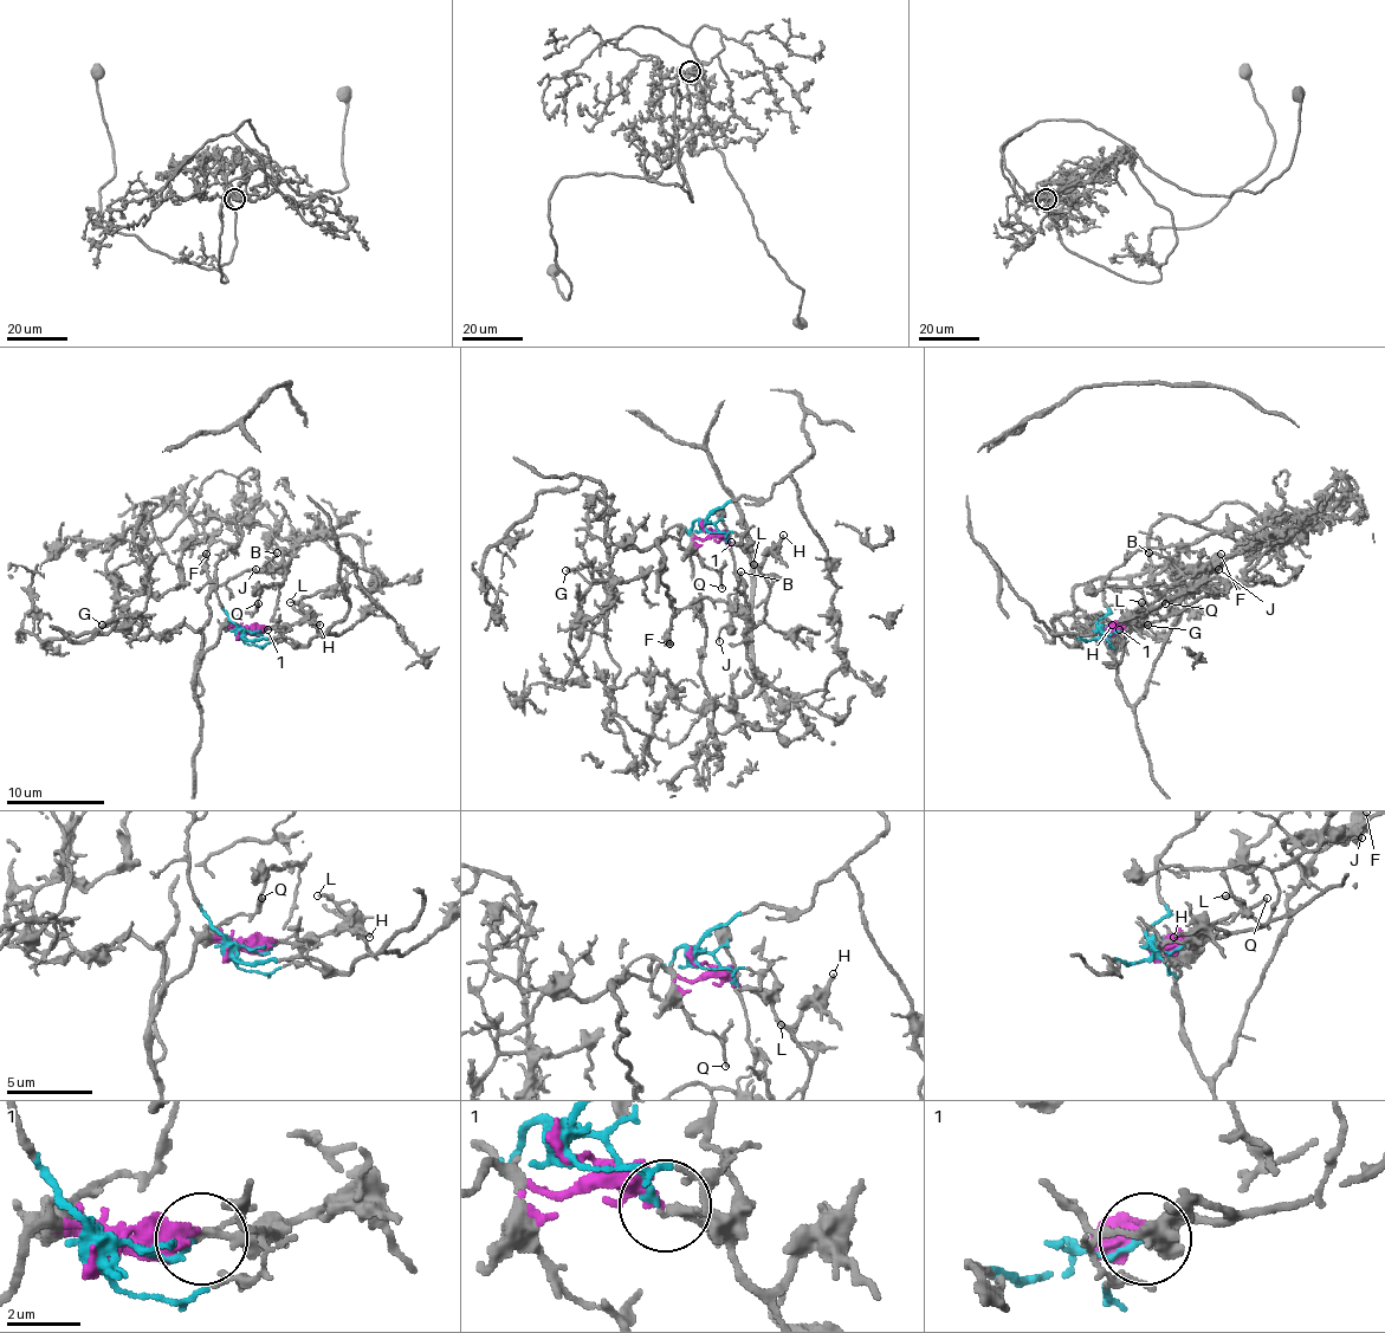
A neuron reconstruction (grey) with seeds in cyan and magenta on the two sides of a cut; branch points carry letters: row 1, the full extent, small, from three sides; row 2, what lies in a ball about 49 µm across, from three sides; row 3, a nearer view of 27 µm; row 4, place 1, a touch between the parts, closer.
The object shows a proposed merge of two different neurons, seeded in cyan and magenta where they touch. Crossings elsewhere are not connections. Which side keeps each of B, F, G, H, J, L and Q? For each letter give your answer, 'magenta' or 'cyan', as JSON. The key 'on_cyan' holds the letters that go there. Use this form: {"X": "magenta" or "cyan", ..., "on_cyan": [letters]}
{"B": "magenta", "F": "magenta", "G": "magenta", "H": "magenta", "J": "magenta", "L": "magenta", "Q": "magenta", "on_cyan": []}

